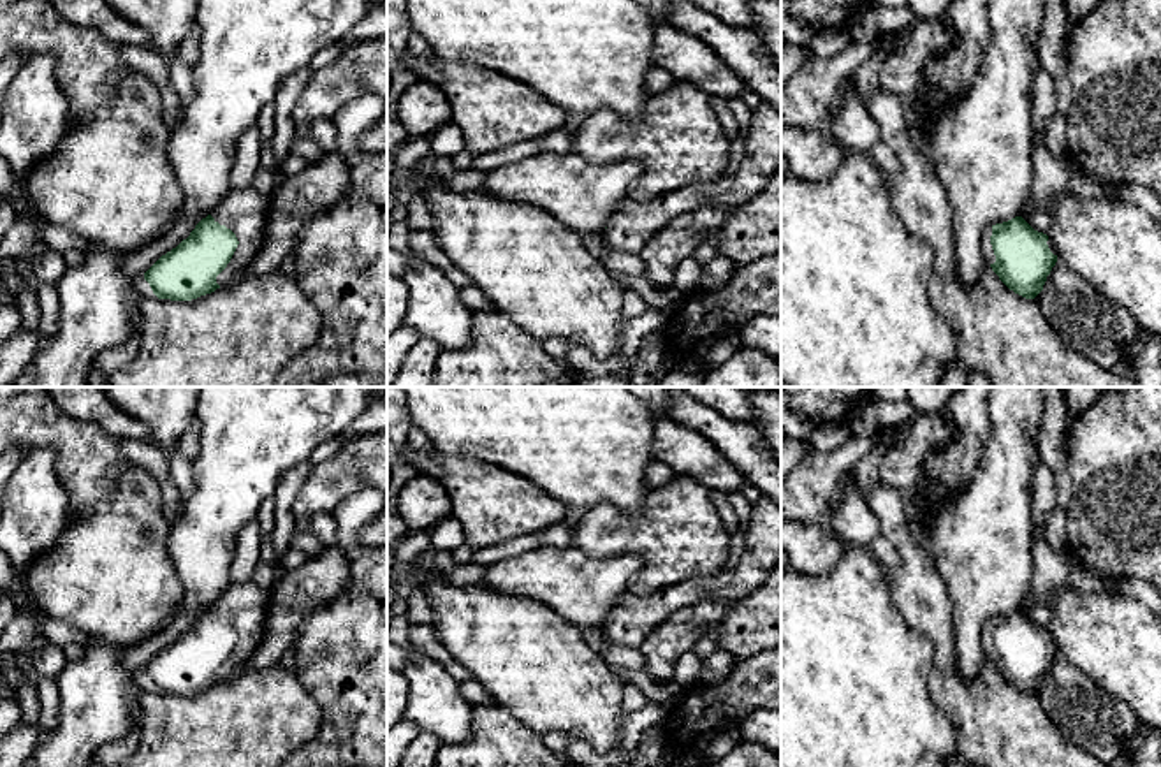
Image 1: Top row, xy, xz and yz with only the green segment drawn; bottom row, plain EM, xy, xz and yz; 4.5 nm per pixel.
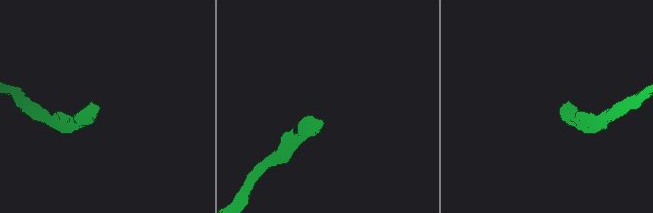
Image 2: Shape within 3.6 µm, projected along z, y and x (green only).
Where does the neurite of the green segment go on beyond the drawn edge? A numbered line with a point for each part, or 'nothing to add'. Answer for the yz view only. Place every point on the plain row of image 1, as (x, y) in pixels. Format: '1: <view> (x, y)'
1: yz (987, 644)

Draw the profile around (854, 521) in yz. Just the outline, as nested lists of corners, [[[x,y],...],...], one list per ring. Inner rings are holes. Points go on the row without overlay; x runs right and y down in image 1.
[[[881,427],[881,440],[869,456],[860,459],[853,468],[853,484],[844,489],[830,507],[827,521],[844,547],[869,547],[881,535],[880,521],[865,500],[865,493],[878,482],[878,470],[888,449],[895,427]]]

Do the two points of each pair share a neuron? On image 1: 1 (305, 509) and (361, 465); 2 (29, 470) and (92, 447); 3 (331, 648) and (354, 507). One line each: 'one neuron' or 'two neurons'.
1: one neuron
2: two neurons
3: one neuron

